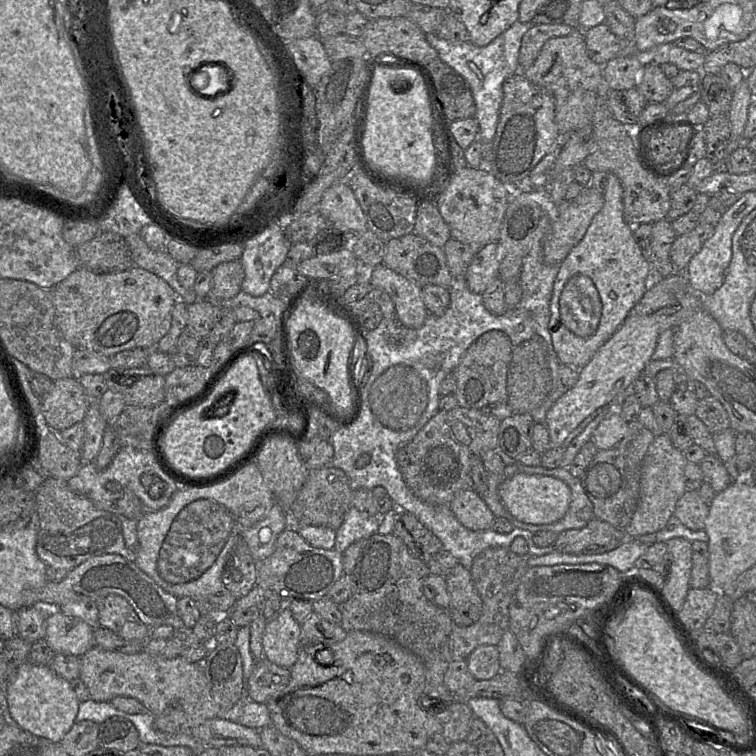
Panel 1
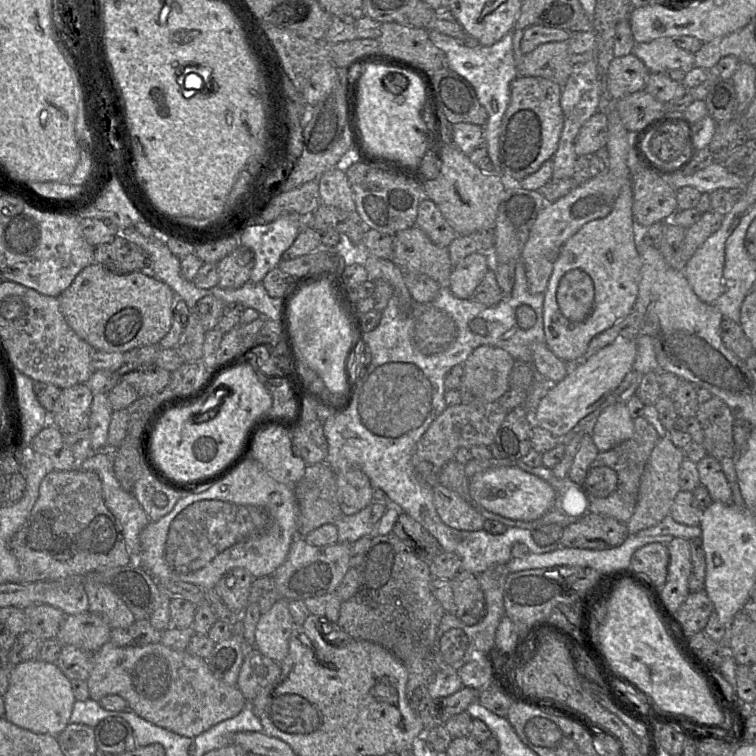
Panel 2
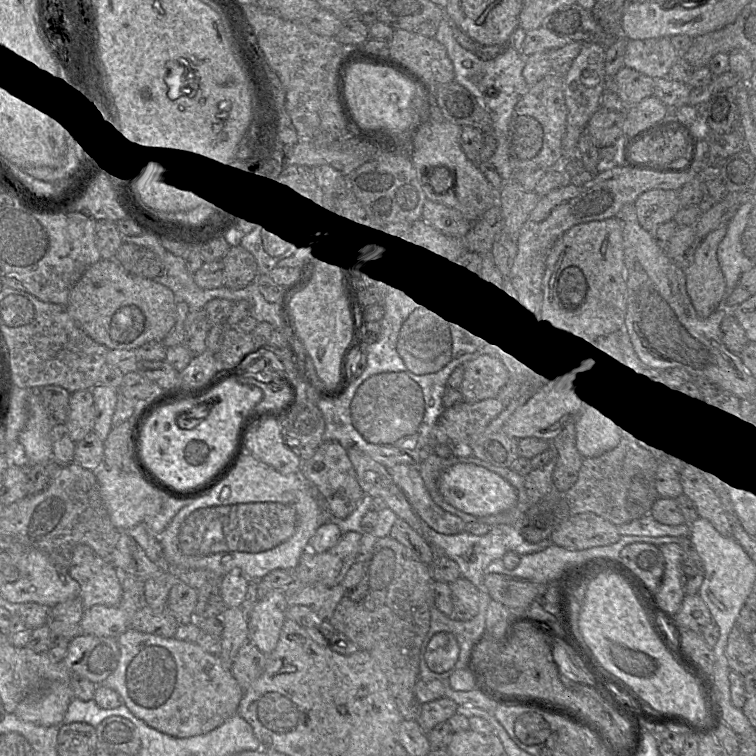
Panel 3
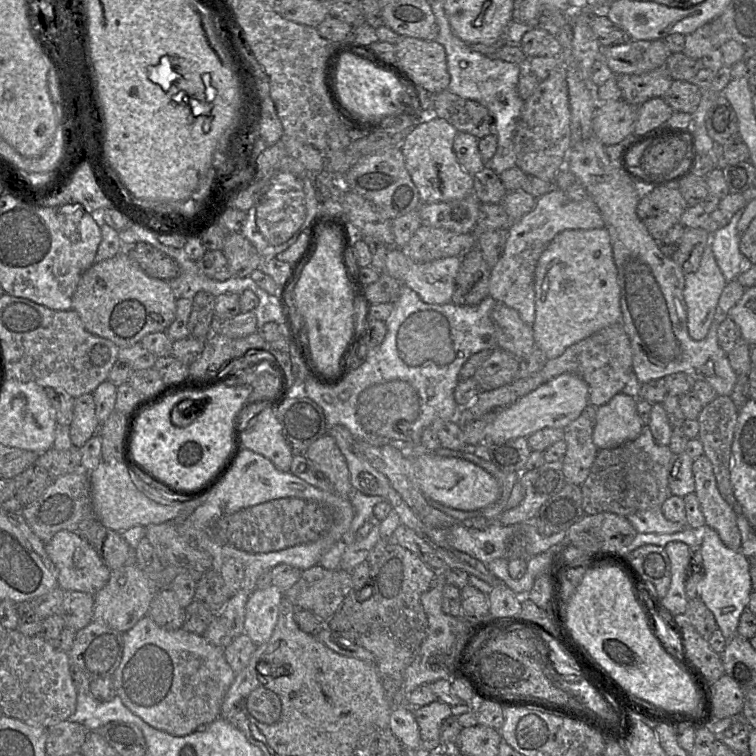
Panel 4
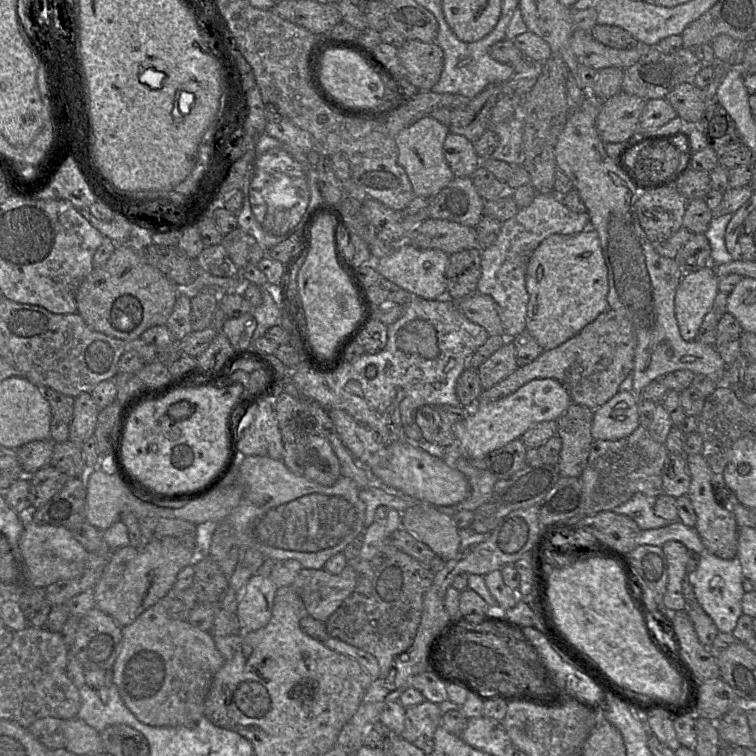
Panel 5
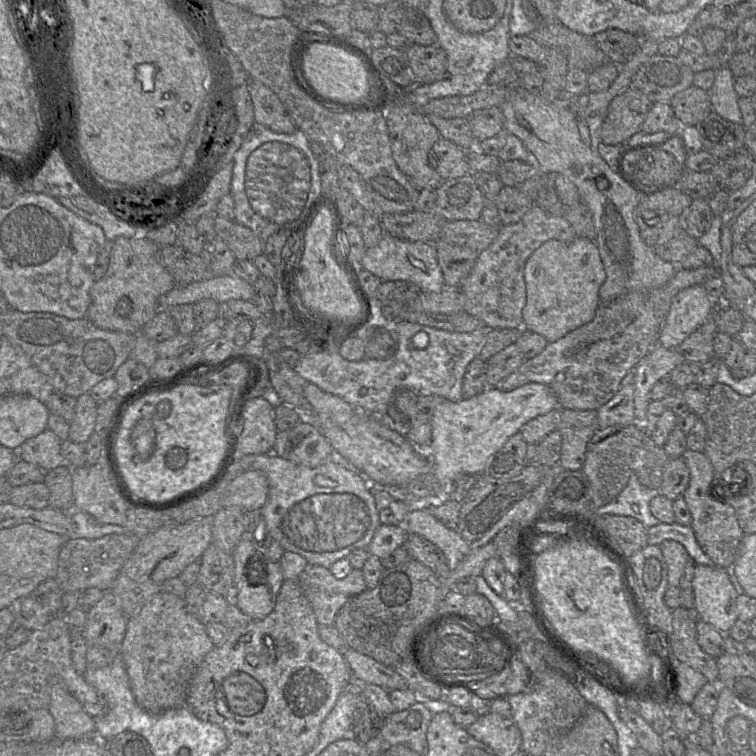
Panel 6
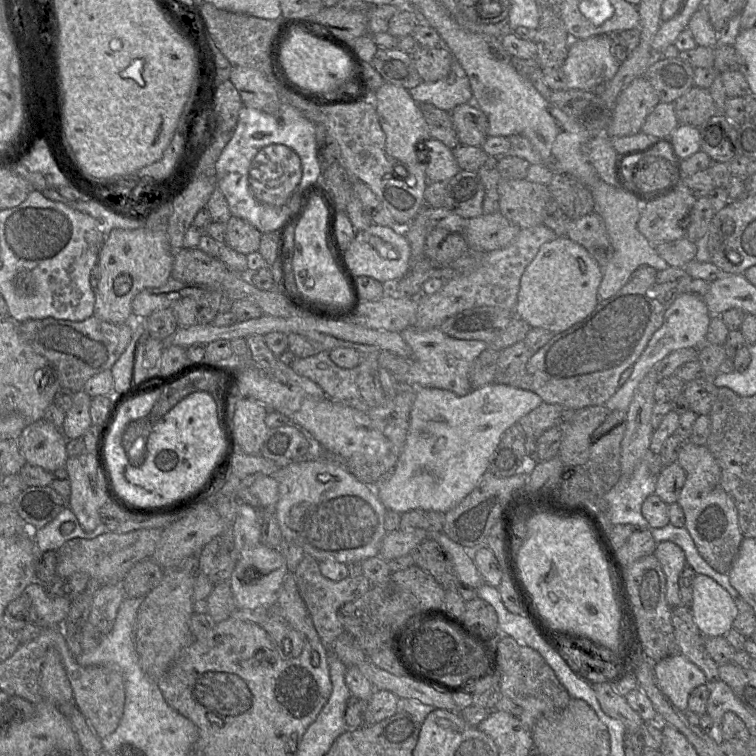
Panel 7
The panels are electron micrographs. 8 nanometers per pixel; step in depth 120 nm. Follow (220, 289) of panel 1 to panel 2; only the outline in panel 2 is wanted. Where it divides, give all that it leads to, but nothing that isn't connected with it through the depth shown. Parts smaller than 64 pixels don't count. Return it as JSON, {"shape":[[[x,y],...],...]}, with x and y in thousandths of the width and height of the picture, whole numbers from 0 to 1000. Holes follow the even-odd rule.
{"shape":[[[316,324],[307,335],[287,348],[290,364],[288,378],[312,382],[331,370],[331,362],[337,349],[335,332]]]}

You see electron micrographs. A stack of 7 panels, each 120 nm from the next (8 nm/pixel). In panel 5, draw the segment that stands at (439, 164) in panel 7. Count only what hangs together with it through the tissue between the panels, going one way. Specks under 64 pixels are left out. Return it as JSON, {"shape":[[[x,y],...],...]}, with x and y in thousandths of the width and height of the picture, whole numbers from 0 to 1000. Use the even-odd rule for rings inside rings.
{"shape":[[[594,176],[586,190],[587,206],[602,234],[622,234],[636,218],[626,188],[606,177]]]}

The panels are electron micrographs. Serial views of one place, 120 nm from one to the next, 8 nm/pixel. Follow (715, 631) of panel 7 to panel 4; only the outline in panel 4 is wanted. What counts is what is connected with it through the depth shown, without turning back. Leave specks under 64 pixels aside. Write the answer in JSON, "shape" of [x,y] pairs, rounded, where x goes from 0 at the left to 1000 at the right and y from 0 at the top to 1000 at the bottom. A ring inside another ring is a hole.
{"shape":[[[933,697],[926,705],[930,739],[929,761],[923,771],[923,791],[944,813],[951,833],[963,848],[975,839],[979,813],[988,806],[993,774],[993,741],[979,728],[968,728],[954,716],[948,704]]]}

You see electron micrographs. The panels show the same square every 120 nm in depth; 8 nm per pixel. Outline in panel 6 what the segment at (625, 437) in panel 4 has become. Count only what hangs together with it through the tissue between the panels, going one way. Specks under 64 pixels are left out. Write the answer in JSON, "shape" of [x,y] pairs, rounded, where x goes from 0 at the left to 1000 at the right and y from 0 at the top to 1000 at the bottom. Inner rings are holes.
{"shape":[[[839,507],[824,511],[811,526],[790,542],[792,567],[816,561],[831,562],[841,558],[839,520]]]}

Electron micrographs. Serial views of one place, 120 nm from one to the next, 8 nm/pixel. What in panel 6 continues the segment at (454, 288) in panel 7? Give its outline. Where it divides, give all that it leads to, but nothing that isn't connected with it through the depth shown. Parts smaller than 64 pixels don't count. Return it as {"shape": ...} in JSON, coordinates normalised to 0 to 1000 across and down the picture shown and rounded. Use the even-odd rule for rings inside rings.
{"shape":[[[706,271],[688,292],[664,298],[655,317],[639,332],[620,364],[608,377],[614,390],[614,413],[636,423],[644,435],[690,434],[690,411],[696,402],[693,354],[697,343],[726,317],[757,319],[763,313],[758,300],[745,287],[730,286]]]}

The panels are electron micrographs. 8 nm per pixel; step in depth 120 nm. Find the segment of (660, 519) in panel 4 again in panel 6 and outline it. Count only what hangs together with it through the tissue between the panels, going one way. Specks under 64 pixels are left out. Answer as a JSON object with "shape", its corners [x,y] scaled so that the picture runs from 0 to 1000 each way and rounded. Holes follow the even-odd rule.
{"shape":[[[836,628],[828,644],[810,664],[779,677],[783,677],[783,681],[837,684],[857,700],[873,692],[858,672],[860,663],[872,653],[872,648],[853,644],[841,628]]]}

